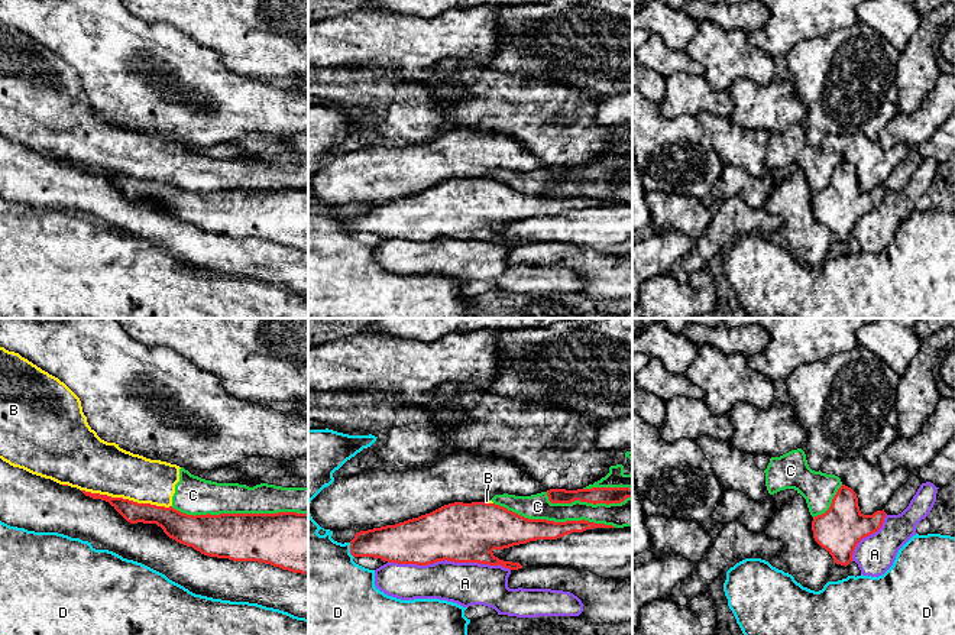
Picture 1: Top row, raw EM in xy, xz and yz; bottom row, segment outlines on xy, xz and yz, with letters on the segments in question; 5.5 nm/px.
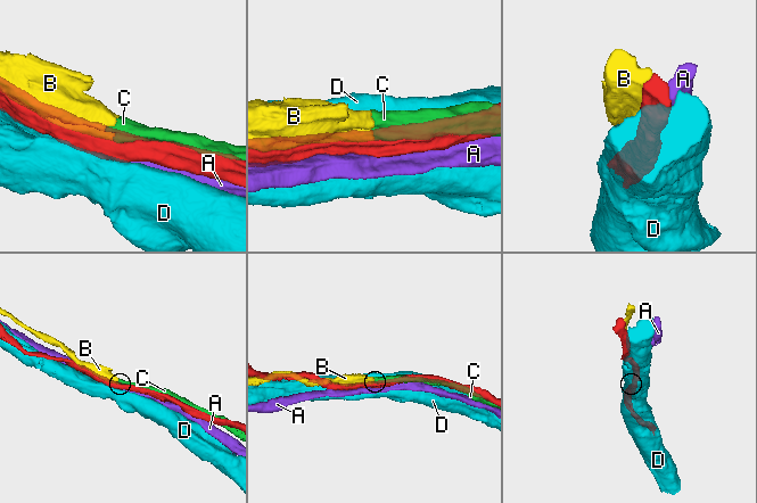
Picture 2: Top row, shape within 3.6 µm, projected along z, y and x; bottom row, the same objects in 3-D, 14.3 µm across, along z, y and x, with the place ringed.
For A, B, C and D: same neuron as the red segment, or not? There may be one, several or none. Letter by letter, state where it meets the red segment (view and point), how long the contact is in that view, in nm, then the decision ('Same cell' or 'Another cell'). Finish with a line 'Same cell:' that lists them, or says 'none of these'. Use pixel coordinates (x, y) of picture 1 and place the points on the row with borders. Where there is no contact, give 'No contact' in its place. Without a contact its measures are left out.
A: Touches red at xz (449, 560). Shared border 700 nm. Another cell
B: Touches red at xy (126, 499). Shared border 500 nm. Another cell
C: Touches red at xy (239, 514). Shared border 750 nm. Another cell
D: Touches red at xz (350, 550). Shared border 90 nm. Another cell
Same cell: none of these

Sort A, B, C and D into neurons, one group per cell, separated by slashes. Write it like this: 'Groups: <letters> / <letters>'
Groups: A / B C / D

